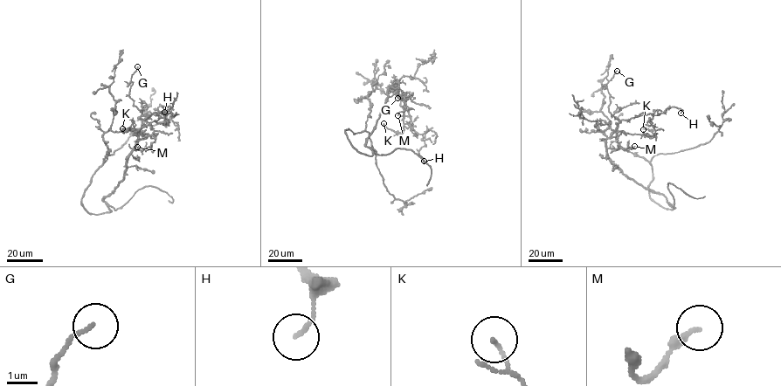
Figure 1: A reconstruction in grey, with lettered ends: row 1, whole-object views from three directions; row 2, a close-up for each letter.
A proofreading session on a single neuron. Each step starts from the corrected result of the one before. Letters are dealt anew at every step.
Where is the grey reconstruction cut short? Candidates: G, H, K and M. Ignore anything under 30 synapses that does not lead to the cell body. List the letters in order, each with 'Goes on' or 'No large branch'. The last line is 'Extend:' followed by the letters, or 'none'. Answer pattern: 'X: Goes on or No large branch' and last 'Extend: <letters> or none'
G: No large branch
H: No large branch
K: No large branch
M: No large branch
Extend: none

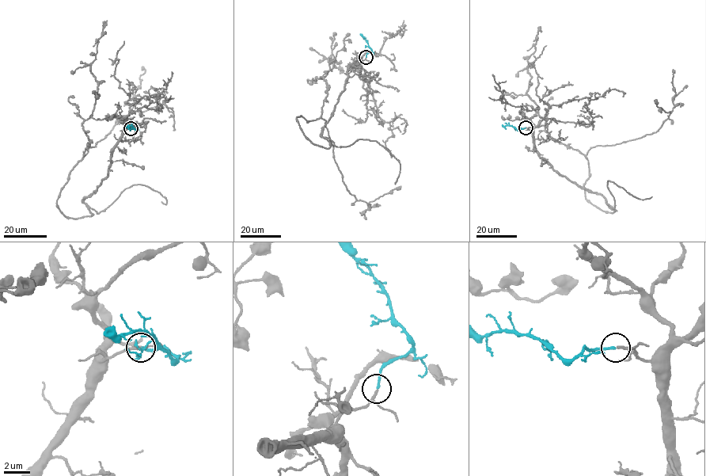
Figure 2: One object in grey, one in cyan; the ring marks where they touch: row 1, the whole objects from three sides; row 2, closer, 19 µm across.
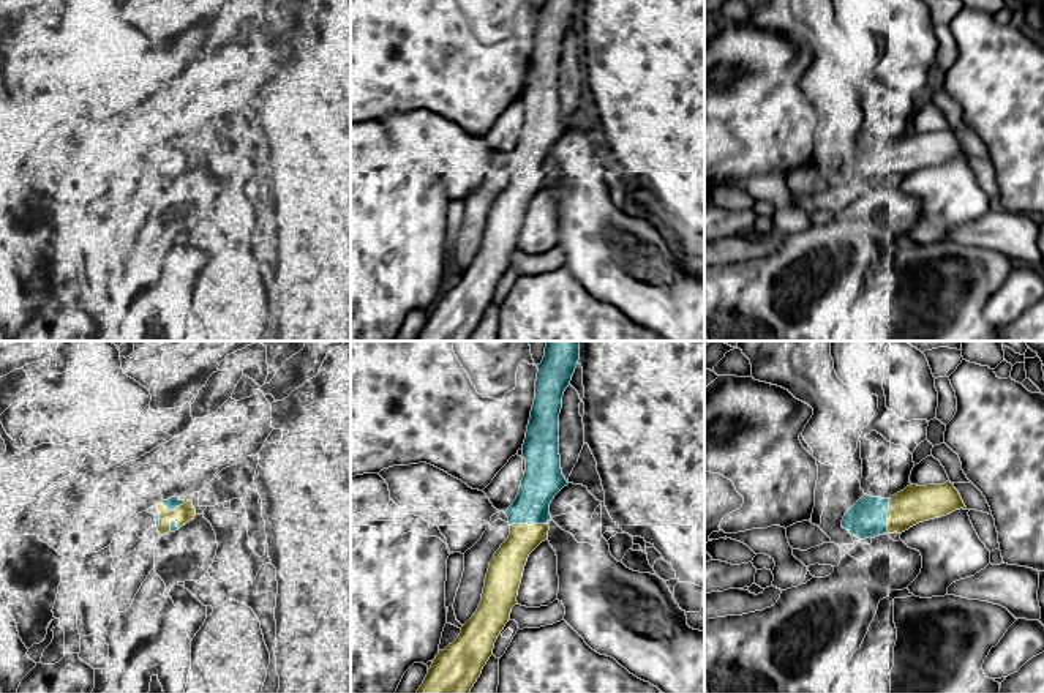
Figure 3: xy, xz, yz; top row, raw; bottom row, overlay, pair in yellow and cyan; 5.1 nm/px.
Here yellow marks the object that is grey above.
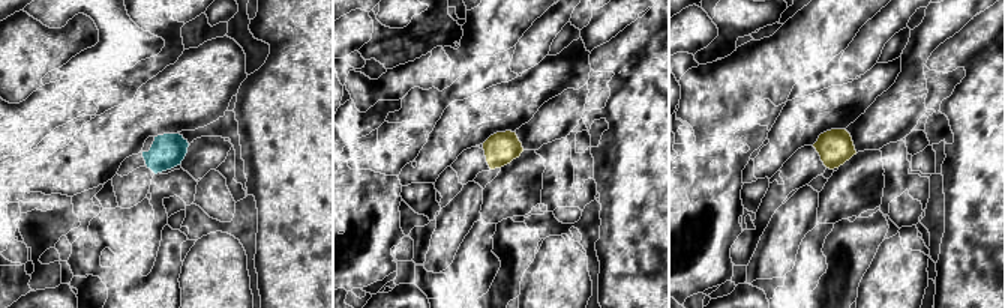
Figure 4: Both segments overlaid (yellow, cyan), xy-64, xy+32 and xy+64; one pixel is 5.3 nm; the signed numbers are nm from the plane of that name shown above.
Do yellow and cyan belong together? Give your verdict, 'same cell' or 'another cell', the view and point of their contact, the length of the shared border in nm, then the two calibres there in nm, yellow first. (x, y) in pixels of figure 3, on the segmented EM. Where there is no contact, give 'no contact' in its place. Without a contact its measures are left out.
same cell; meets yellow in xz at (528, 524); contact 190 nm long; 170 nm thick on the yellow side, 200 nm on the other

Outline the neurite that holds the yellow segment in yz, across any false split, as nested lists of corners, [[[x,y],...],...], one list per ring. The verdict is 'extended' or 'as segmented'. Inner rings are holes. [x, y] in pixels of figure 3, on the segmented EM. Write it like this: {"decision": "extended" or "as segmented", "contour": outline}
{"decision": "extended", "contour": [[[951,481],[943,485],[910,485],[891,499],[864,496],[842,519],[842,527],[866,540],[883,534],[902,534],[910,527],[967,510],[959,491]]]}

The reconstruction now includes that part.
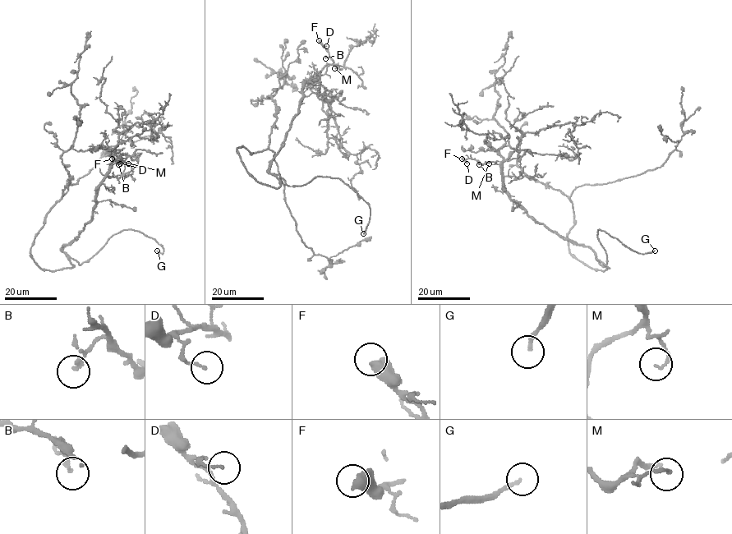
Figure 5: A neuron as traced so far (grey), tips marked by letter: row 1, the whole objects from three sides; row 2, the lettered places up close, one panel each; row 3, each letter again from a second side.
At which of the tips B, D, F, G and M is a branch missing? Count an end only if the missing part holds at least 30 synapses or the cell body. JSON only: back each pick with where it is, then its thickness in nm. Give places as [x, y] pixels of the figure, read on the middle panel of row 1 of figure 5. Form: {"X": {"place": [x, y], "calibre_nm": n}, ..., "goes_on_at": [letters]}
{"G": {"place": [363, 233], "calibre_nm": 180}, "goes_on_at": ["G"]}

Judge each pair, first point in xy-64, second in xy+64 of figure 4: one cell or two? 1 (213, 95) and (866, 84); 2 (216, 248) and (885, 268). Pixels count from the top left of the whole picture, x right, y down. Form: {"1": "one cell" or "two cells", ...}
{"1": "one cell", "2": "one cell"}

